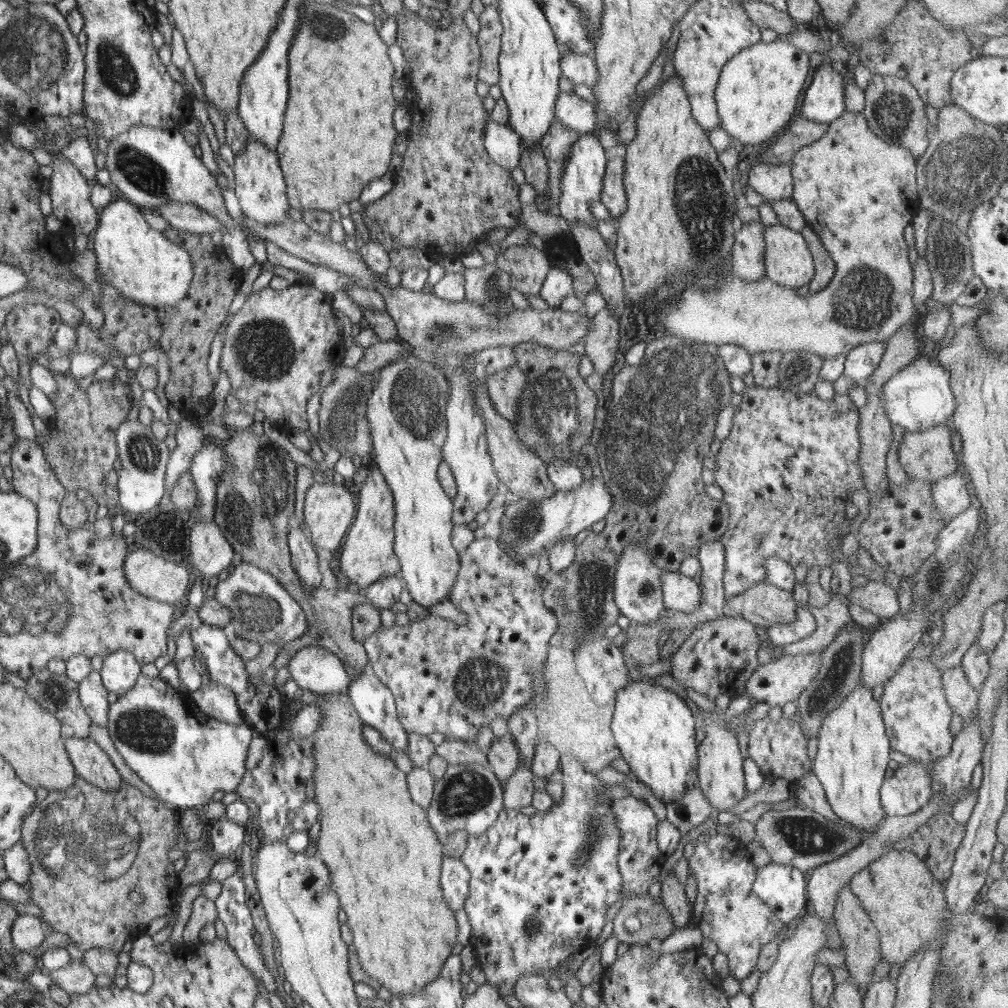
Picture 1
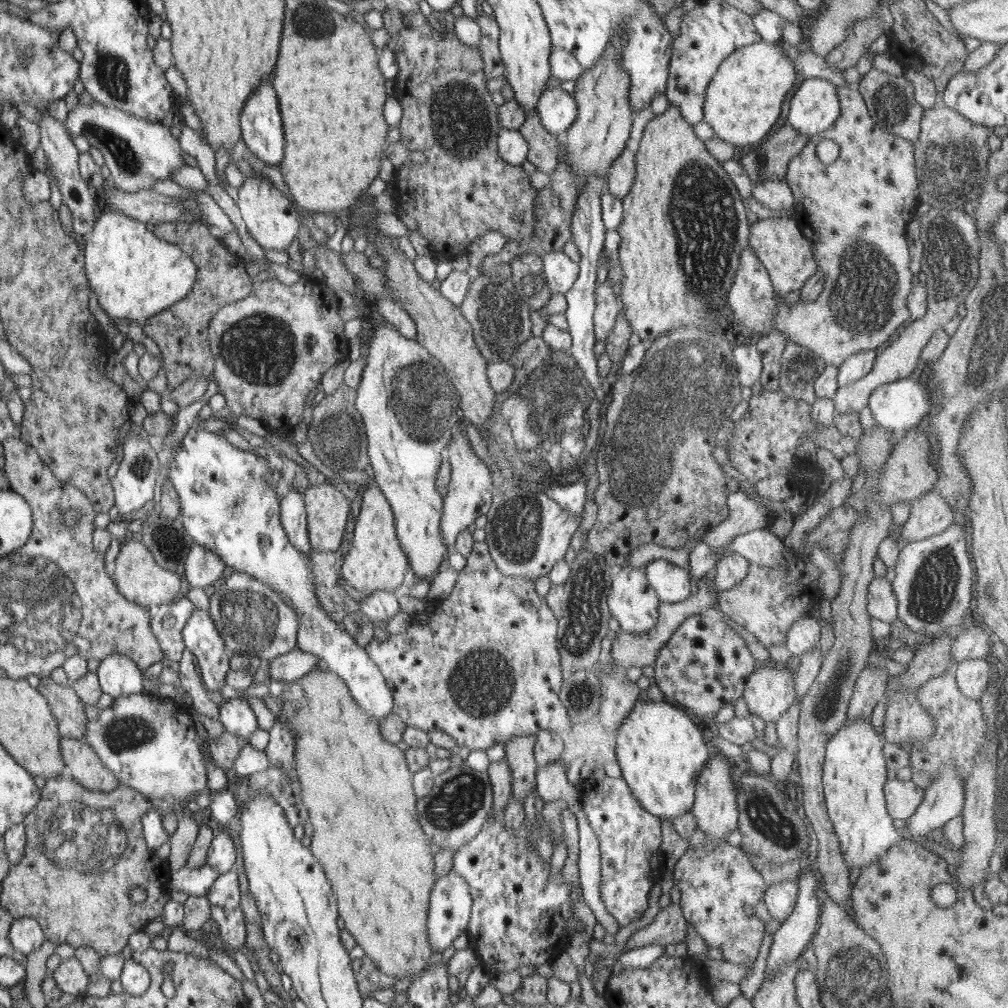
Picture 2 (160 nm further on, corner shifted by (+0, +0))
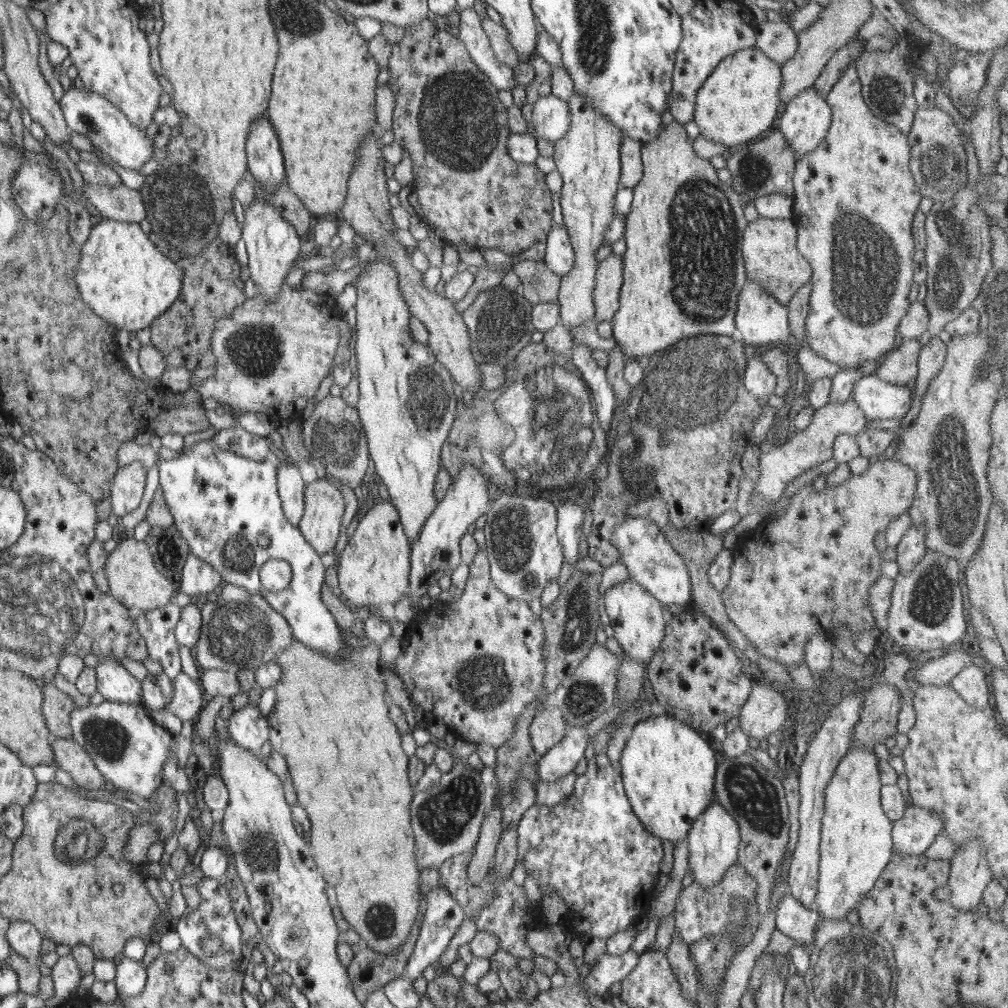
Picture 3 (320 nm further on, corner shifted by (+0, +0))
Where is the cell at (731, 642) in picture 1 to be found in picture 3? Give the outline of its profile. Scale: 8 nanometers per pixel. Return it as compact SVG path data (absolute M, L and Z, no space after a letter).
M702 612L679 613L666 621L662 644L655 650L647 667L648 678L654 694L664 712L691 726L696 732L712 732L718 724L724 724L741 714L741 708L749 700L753 679L742 672L742 661L732 650L727 637Z

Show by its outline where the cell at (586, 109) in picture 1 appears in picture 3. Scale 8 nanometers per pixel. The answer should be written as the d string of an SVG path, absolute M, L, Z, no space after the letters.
M550 94L533 105L532 124L535 136L555 143L564 138L571 123L568 102Z

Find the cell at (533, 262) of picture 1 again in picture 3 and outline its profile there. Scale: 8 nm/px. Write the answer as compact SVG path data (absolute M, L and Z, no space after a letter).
M524 259L510 270L521 278L520 299L533 307L539 302L557 302L560 278L544 261Z

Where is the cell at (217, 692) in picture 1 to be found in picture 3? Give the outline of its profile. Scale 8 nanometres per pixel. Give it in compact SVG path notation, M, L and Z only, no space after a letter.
M248 704L234 710L227 728L231 738L241 747L260 750L262 744L270 738L270 725L269 717L264 717L258 706Z

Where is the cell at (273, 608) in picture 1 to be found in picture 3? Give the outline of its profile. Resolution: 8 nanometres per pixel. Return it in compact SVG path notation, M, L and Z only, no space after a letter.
M228 585L219 591L207 602L208 608L202 609L203 622L199 643L194 648L197 666L203 669L222 669L228 672L237 673L242 668L262 665L273 660L280 652L286 651L288 646L294 642L293 629L290 622L283 613L280 613L274 606L271 606L260 595L248 592L246 588L238 588Z

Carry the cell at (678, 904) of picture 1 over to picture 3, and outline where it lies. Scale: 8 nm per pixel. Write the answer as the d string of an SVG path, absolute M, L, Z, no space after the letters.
M677 934L672 935L672 942L667 951L672 972L675 973L676 980L680 983L683 995L687 997L688 1002L697 1004L698 996L698 979L696 965L690 958L689 945L687 942L679 939Z

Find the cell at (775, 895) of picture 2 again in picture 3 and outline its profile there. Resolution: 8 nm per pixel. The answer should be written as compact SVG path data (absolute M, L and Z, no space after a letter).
M789 892L782 897L776 911L776 929L796 942L806 946L812 942L812 937L818 927L818 916L808 912L807 908L798 902Z

